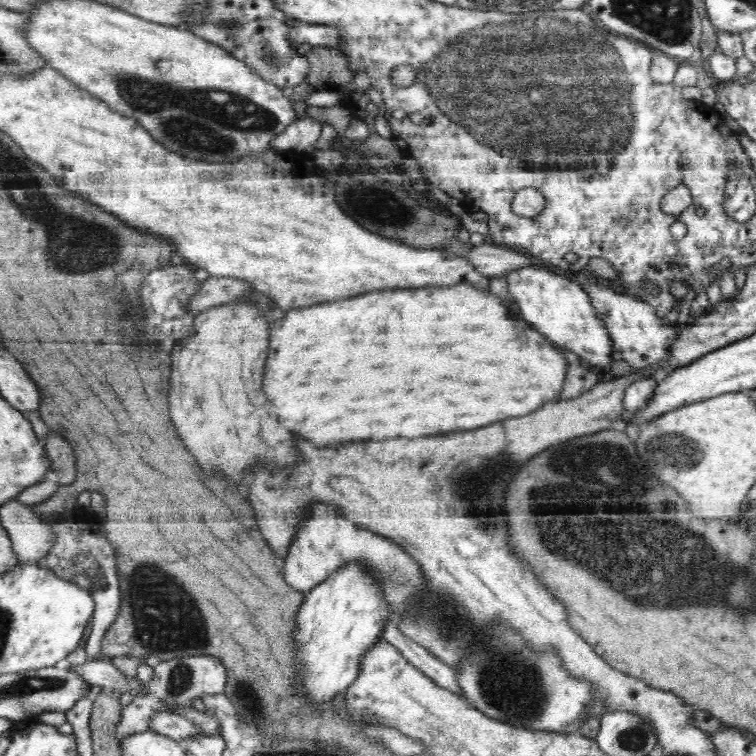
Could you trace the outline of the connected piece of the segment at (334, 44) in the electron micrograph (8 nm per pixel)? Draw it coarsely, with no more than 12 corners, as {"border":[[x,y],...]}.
{"border":[[298,21],[290,45],[306,56],[316,46],[338,48],[333,26]]}

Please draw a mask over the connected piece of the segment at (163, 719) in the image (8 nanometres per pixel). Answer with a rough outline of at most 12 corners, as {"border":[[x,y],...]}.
{"border":[[178,712],[156,714],[149,730],[179,742],[205,735]]}

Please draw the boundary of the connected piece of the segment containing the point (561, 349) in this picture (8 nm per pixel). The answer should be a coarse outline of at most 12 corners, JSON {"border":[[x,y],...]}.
{"border":[[554,345],[565,358],[560,400],[578,398],[598,378],[579,356]]}

